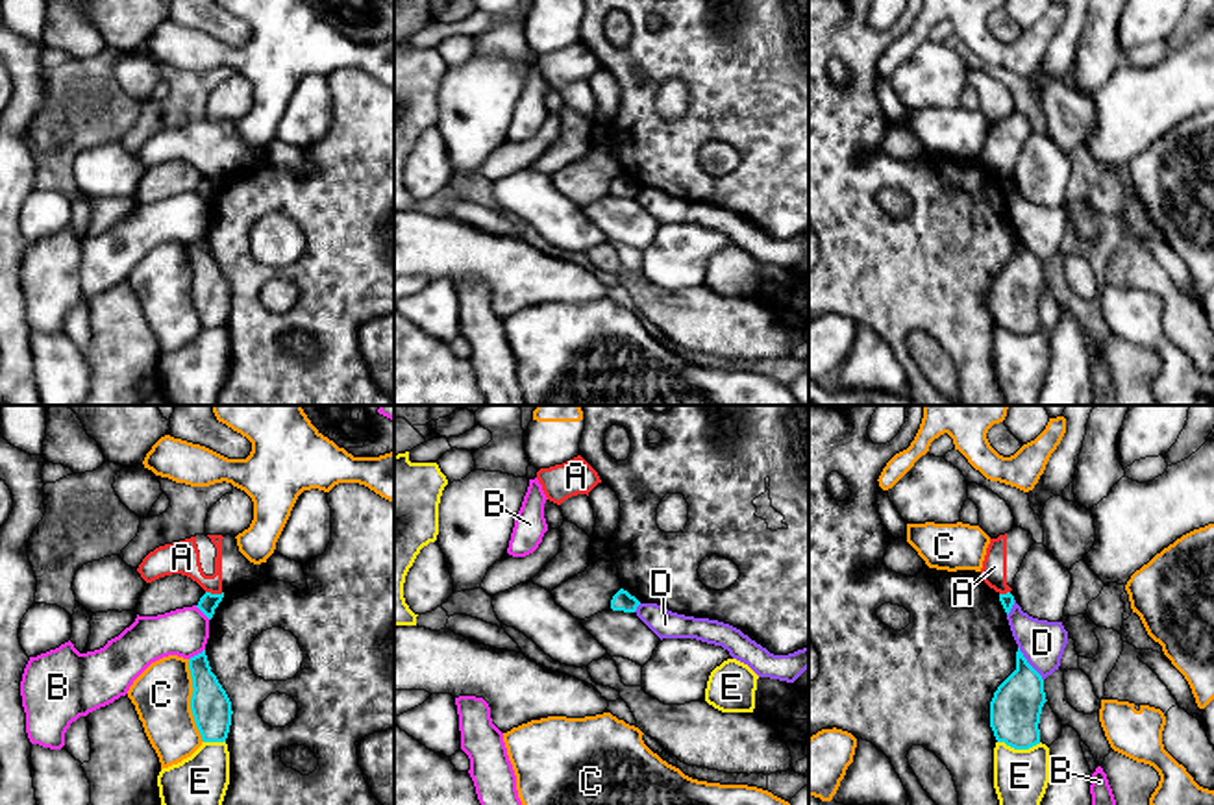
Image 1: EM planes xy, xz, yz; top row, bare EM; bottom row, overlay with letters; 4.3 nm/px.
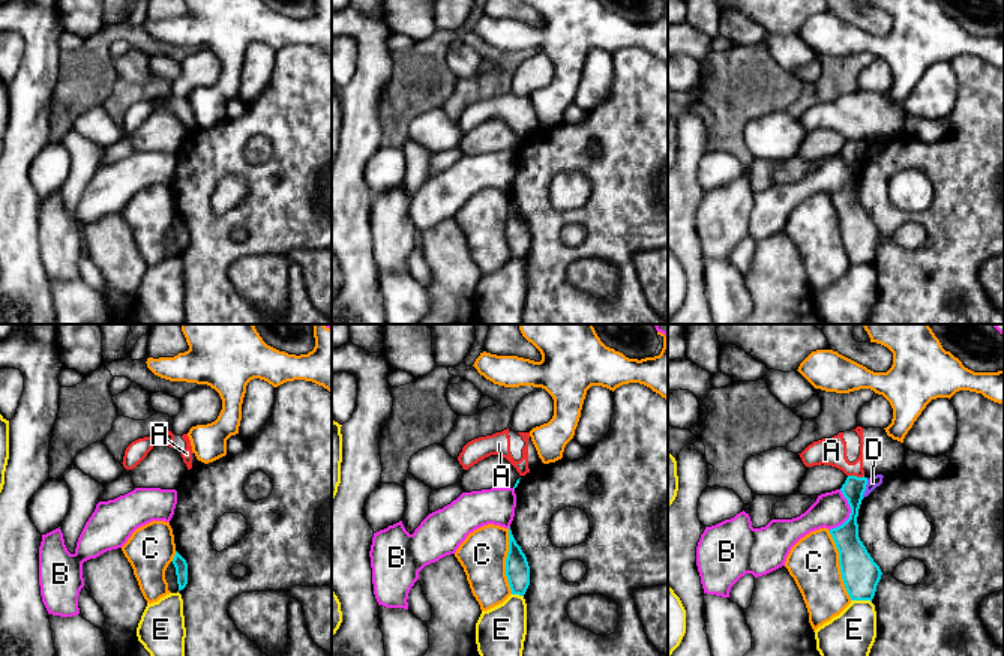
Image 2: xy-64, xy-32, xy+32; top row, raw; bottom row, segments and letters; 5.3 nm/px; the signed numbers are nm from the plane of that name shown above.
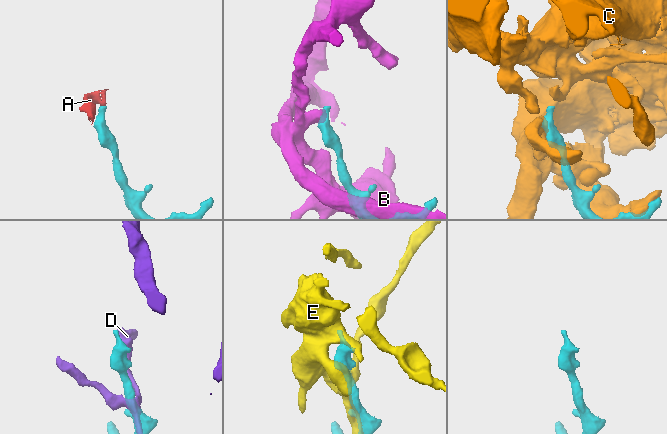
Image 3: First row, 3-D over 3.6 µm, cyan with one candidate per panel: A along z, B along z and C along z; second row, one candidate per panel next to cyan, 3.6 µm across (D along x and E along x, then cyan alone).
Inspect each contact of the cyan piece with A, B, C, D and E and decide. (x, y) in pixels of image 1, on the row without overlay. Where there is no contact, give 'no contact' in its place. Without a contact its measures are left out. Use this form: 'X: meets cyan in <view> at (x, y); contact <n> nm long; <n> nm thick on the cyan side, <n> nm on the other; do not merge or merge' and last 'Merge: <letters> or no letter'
A: meets cyan in xy at (215, 180); contact 80 nm long; 80 nm thick on the cyan side, 140 nm on the other; do not merge
B: meets cyan in xy at (198, 239); contact 90 nm long; 170 nm thick on the cyan side, 200 nm on the other; do not merge
C: meets cyan in xy at (191, 285); contact 360 nm long; 170 nm thick on the cyan side, 260 nm on the other; do not merge
D: meets cyan in yz at (1028, 248); contact 190 nm long; 220 nm thick on the cyan side, 200 nm on the other; do not merge
E: meets cyan in yz at (1020, 334); contact 190 nm long; 220 nm thick on the cyan side, 240 nm on the other; do not merge
Merge: no letter

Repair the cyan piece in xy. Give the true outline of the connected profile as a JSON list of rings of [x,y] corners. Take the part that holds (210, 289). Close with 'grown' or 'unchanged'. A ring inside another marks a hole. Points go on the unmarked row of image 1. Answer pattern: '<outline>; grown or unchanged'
[[[205,235],[189,244],[192,263],[191,296],[204,328],[226,328],[231,311],[231,287],[211,257]]]; unchanged

